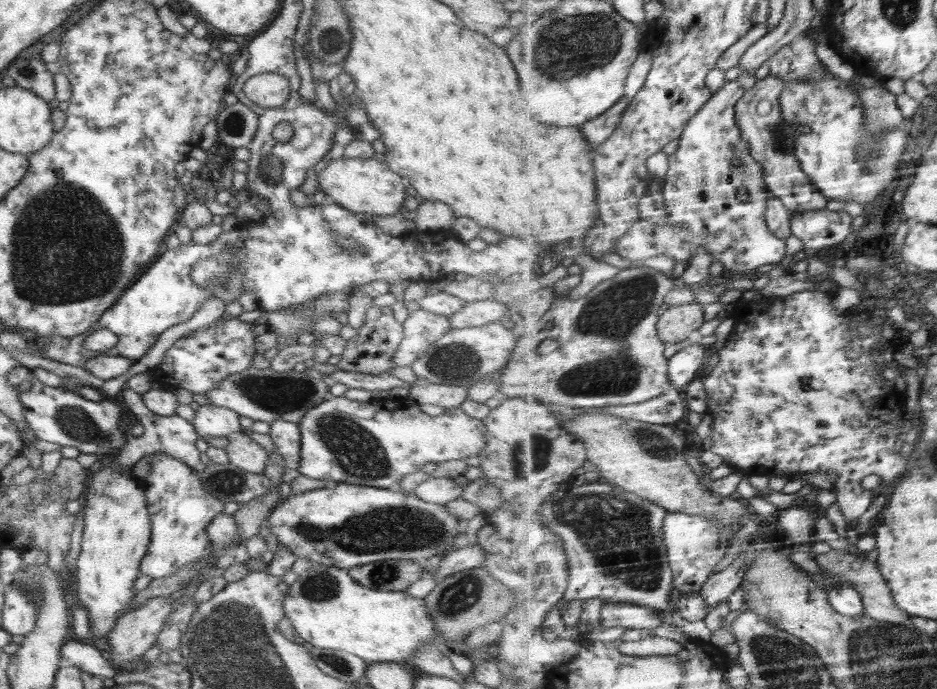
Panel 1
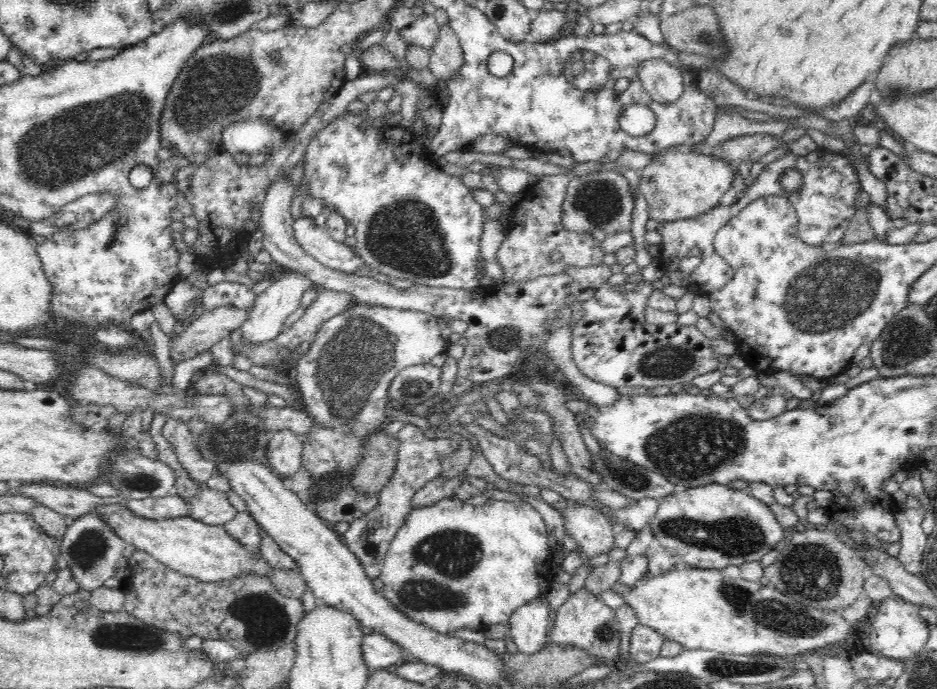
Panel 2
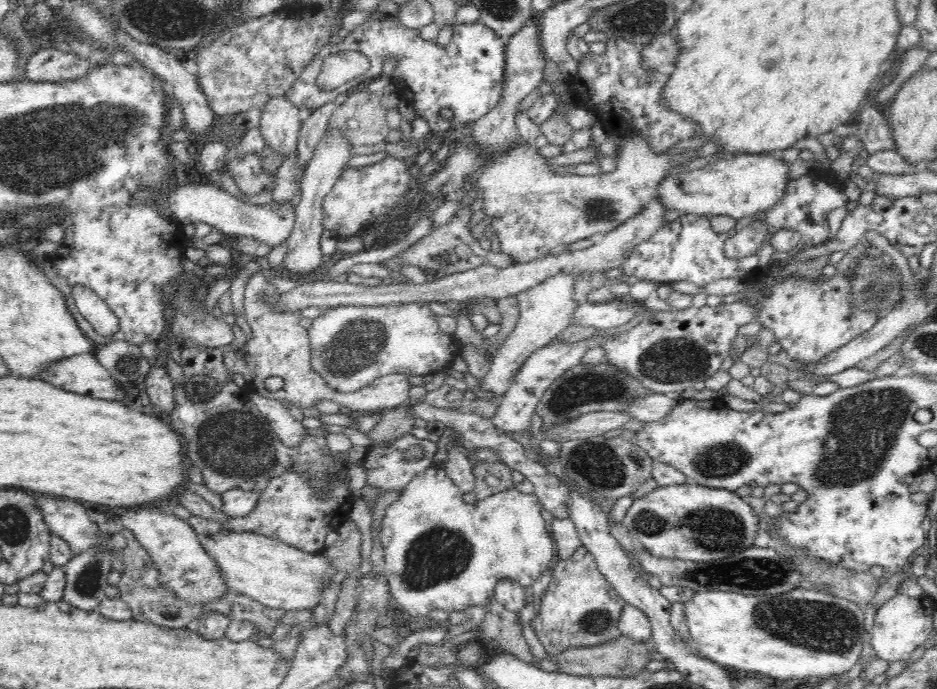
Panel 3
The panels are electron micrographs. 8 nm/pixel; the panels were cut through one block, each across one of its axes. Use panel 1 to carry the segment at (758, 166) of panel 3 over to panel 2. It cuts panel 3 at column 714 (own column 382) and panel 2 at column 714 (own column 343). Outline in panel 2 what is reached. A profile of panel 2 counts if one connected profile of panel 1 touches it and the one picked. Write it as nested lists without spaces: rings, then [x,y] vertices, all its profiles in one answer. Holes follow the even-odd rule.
[[[683,148],[656,155],[641,172],[639,191],[648,202],[652,220],[684,220],[716,209],[722,194],[732,187],[732,180],[734,171],[725,159]]]

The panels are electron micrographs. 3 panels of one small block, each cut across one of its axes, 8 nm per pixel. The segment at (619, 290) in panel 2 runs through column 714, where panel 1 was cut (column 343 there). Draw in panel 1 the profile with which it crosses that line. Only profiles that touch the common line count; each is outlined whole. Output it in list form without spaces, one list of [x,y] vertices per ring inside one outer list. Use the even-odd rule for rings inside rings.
[[[391,307],[368,308],[364,324],[357,331],[356,337],[346,340],[345,351],[341,355],[342,359],[336,364],[339,369],[373,375],[389,373],[389,370],[395,367],[391,358],[394,358],[395,350],[403,339],[403,325],[396,321]]]

